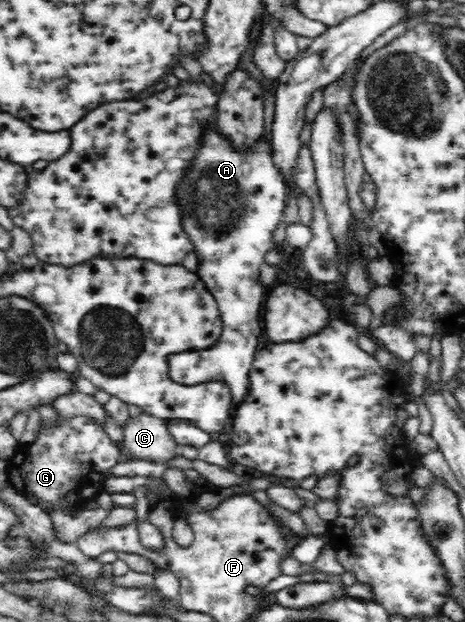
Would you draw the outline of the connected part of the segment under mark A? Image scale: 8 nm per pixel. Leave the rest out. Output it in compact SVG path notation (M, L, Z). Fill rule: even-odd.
M207 123L201 130L196 149L189 159L180 181L176 184L173 196L179 207L180 227L192 242L193 252L198 257L198 277L208 291L215 297L223 324L217 342L208 349L197 352L180 353L168 359L169 375L183 384L195 384L206 380L218 379L228 382L232 392L233 407L247 392L248 371L251 370L254 354L262 328L262 303L265 297L264 285L260 281L260 265L270 249L276 247L274 231L283 217L288 189L273 164L270 156L270 141L264 133L246 147L236 147L232 139L213 123Z

